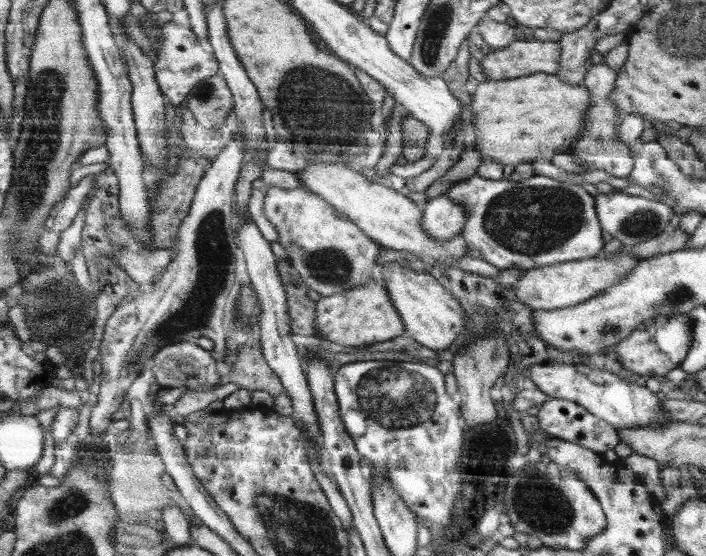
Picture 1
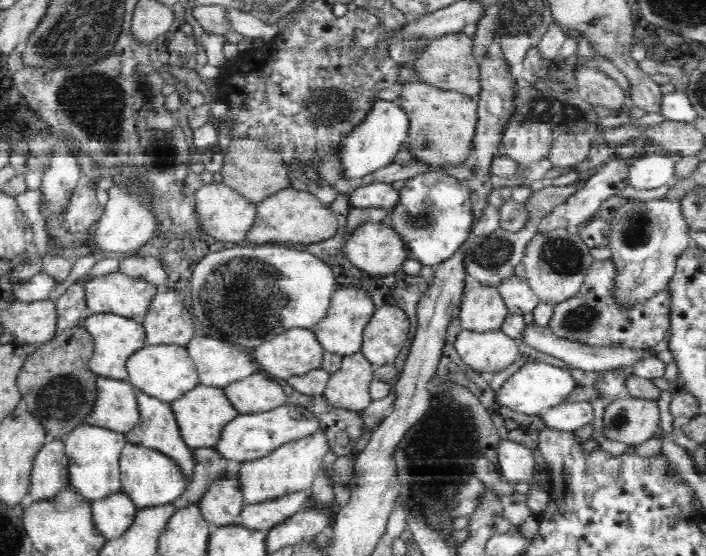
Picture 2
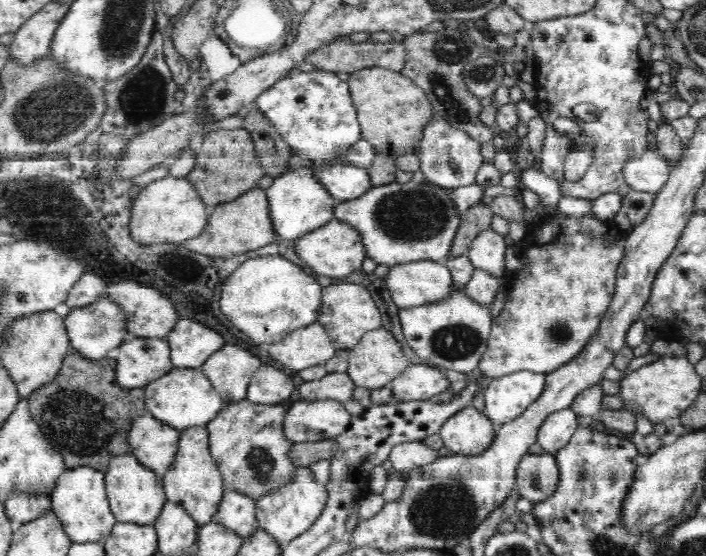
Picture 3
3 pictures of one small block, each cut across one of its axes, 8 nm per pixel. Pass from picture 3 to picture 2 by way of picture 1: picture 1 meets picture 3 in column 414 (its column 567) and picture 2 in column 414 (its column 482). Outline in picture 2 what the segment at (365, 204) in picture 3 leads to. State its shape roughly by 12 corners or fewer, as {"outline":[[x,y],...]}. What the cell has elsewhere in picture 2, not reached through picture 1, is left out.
{"outline":[[444,170],[407,179],[385,222],[435,268],[472,237],[470,191]]}

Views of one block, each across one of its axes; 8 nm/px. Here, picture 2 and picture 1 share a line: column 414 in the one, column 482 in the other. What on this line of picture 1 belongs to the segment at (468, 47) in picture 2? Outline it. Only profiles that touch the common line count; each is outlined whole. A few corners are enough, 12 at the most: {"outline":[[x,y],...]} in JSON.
{"outline":[[516,40],[491,50],[487,80],[556,74],[559,41]]}

